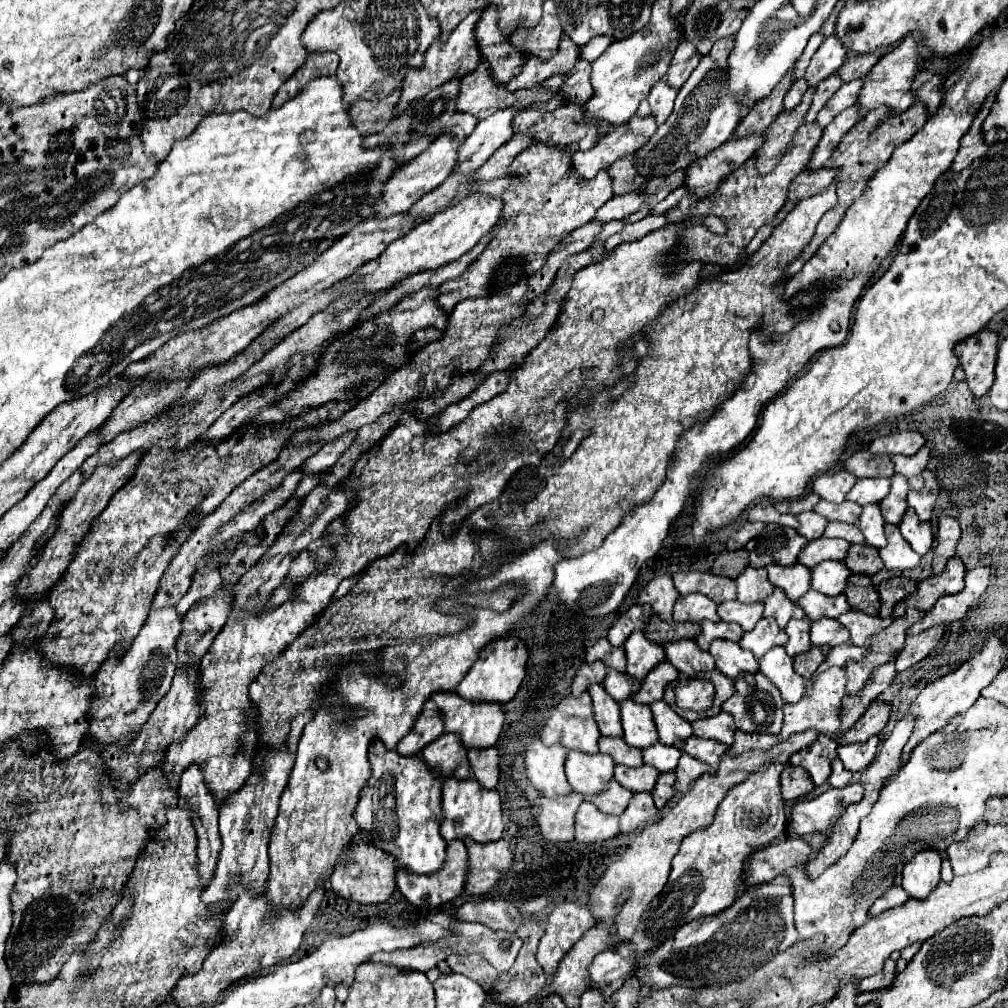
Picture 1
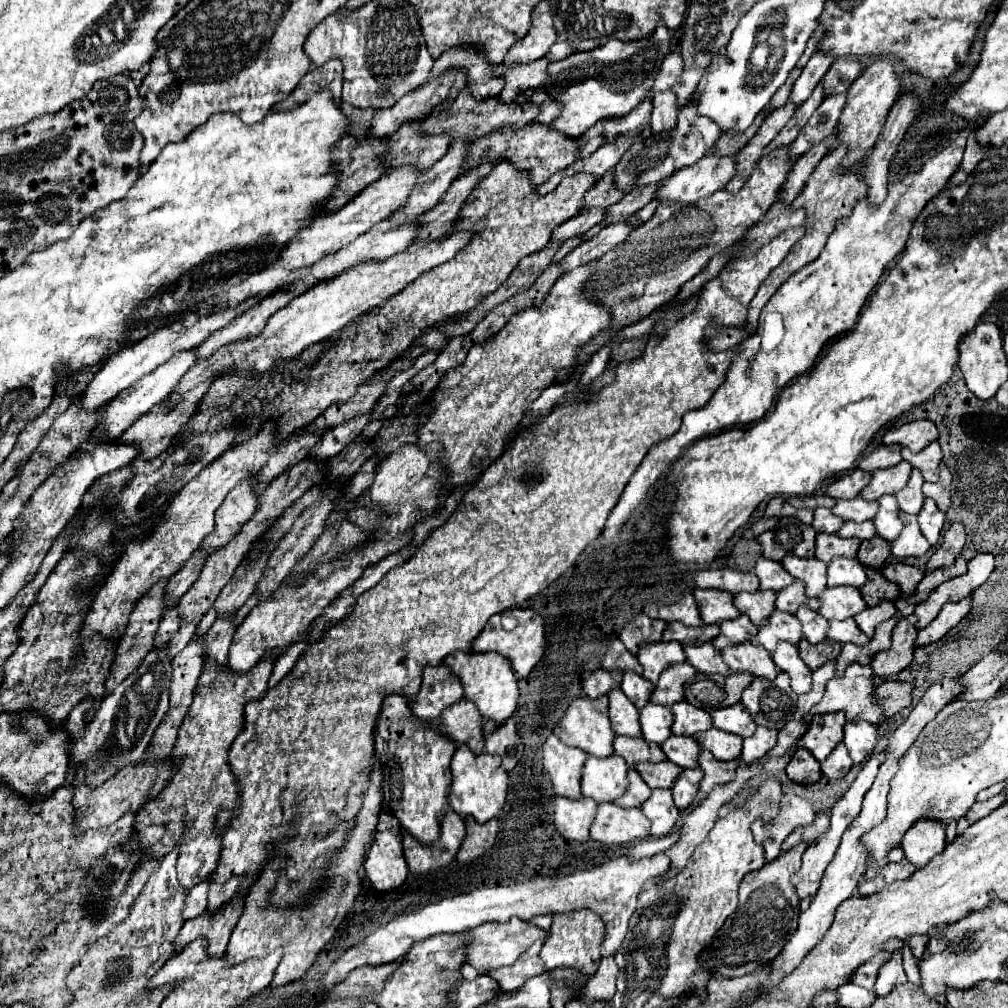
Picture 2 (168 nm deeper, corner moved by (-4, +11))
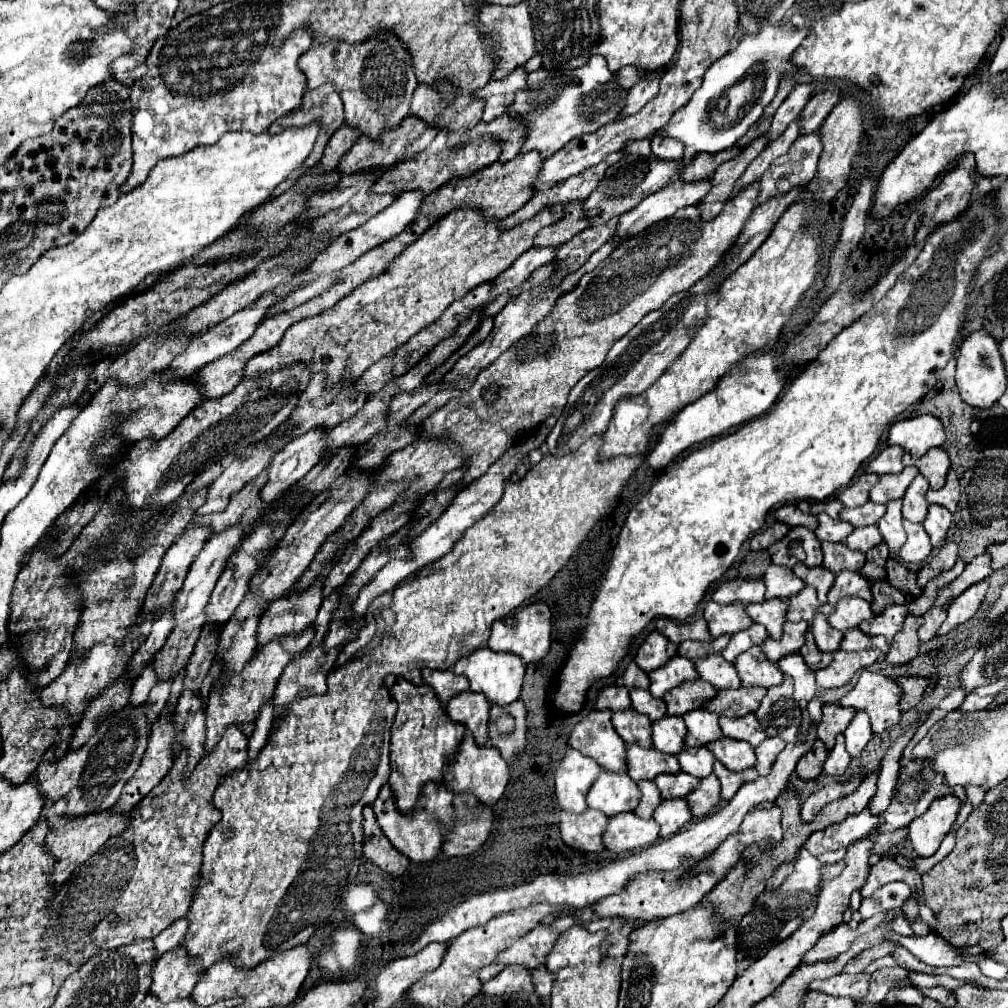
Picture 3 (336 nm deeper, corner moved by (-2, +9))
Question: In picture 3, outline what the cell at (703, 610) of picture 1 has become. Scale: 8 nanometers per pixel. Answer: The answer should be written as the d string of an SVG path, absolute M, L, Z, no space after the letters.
M708 602L704 608L704 618L708 622L710 634L714 638L722 634L736 634L742 630L748 630L754 620L746 614L746 604L734 602L730 606L720 606L716 602Z

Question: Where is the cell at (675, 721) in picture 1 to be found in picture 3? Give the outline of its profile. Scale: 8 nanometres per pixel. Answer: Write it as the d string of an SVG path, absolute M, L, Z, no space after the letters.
M704 708L692 710L682 716L688 728L686 744L688 746L706 746L718 738L722 738L722 730L718 726L718 714L710 714Z

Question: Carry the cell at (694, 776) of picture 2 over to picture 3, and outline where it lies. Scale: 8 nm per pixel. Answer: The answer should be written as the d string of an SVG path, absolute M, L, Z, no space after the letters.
M714 774L704 778L700 782L700 786L686 796L686 800L688 800L688 806L694 814L694 818L700 820L700 818L708 816L710 810L714 810L720 804L720 782L718 782L718 778Z

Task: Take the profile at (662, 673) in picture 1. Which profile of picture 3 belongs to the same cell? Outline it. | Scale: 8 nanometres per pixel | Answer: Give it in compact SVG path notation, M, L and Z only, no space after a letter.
M694 680L694 682L684 682L678 688L670 690L664 696L664 702L668 704L670 716L682 716L690 710L702 708L702 702L708 702L710 698L714 698L714 694L716 694L714 686L702 680Z

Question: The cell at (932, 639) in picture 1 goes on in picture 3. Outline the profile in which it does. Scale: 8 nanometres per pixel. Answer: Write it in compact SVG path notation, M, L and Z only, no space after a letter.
M984 580L984 582L978 582L978 584L970 586L970 590L966 590L962 596L958 596L958 598L950 604L950 608L948 608L948 618L946 618L946 622L940 626L938 636L948 634L952 628L956 628L958 624L962 624L962 622L966 622L966 620L970 620L970 618L974 616L976 610L980 608L980 604L982 604L984 598L986 598L988 586L990 586L988 580Z

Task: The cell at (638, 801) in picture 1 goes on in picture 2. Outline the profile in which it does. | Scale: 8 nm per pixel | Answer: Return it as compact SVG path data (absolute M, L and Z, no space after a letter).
M654 788L652 796L640 806L644 816L650 820L650 836L666 836L672 832L676 818L678 818L678 808L672 802L672 792L670 790L660 790Z

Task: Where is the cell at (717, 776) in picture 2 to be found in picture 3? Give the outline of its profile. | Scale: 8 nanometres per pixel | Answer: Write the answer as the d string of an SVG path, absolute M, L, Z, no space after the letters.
M720 762L714 764L714 774L718 776L720 784L722 784L722 800L730 800L738 788L746 782L752 782L754 778L758 778L758 770L744 770L744 772L732 772L726 770L726 766L722 766Z

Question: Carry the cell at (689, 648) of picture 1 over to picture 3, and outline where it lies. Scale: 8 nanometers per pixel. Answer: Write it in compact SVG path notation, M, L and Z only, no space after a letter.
M714 654L714 656L698 660L696 662L696 670L698 670L698 674L700 674L702 680L710 682L718 690L742 686L740 678L738 678L738 672L734 670L734 664L726 662L720 654Z

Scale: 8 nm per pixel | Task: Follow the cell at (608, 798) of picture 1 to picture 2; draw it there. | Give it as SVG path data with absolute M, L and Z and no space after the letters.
M630 768L628 770L628 792L624 796L616 798L614 804L622 806L622 808L638 808L648 796L650 796L648 784L640 778L640 774L634 768Z

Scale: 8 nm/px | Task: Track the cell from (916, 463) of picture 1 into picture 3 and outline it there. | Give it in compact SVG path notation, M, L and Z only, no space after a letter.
M932 448L928 450L928 454L918 458L914 466L920 470L924 478L928 478L930 488L938 490L946 484L946 474L950 470L950 458L942 448Z

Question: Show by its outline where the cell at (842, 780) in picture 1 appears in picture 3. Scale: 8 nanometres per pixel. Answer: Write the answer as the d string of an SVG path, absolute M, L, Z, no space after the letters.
M838 734L834 750L830 752L828 760L824 762L824 774L842 776L846 772L846 768L850 766L850 762L852 762L852 756L844 748L844 734Z

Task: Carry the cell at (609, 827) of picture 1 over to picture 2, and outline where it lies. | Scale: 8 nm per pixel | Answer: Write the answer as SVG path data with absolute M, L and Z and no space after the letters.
M598 804L590 838L604 844L626 844L648 836L648 818L640 808L620 808L616 804Z

